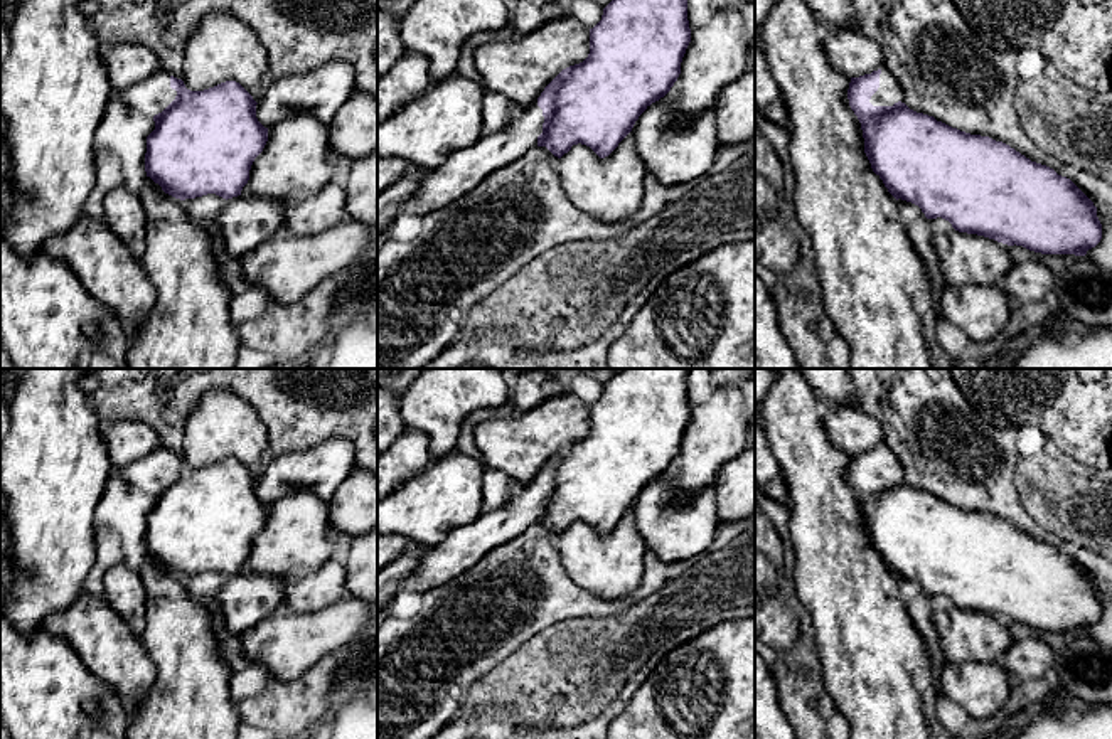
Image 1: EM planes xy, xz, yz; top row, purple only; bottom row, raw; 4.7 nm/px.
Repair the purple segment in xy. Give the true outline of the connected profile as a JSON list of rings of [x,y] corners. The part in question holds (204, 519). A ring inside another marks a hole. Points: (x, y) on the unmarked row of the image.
[[[160,446],[120,468],[120,476],[155,498],[155,507],[147,513],[145,549],[165,571],[180,577],[207,571],[226,577],[241,572],[251,542],[268,518],[268,505],[258,498],[258,480],[239,460],[190,468],[182,456]]]

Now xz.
[[[618,369],[603,385],[601,397],[590,406],[588,434],[563,446],[512,503],[484,512],[425,550],[421,564],[404,577],[393,599],[404,591],[423,594],[448,582],[473,567],[489,550],[536,524],[546,524],[561,535],[573,522],[581,520],[600,535],[608,534],[632,508],[639,493],[664,475],[681,451],[691,419],[687,372],[689,369]]]

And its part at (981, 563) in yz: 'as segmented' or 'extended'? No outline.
extended

